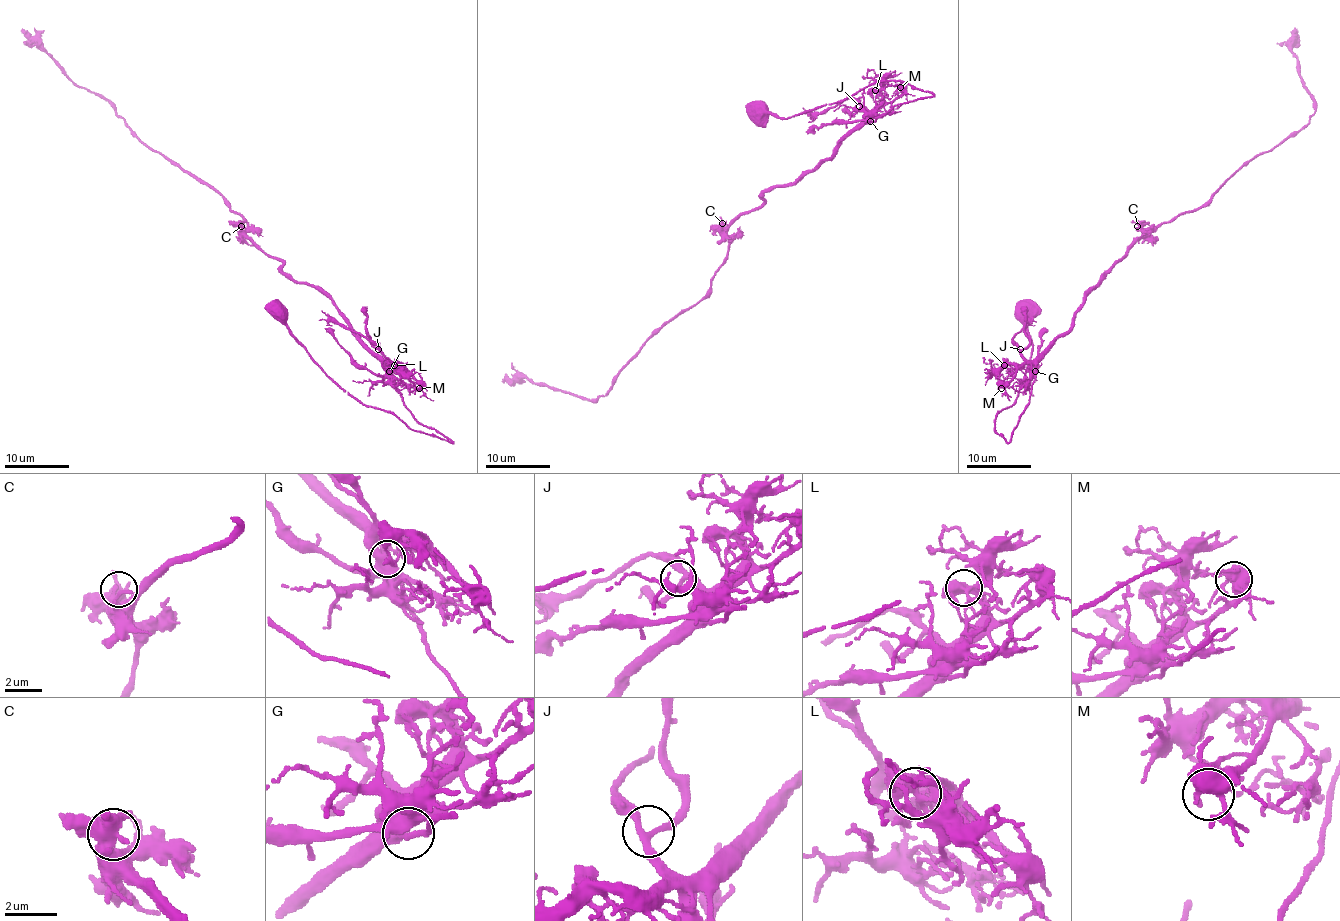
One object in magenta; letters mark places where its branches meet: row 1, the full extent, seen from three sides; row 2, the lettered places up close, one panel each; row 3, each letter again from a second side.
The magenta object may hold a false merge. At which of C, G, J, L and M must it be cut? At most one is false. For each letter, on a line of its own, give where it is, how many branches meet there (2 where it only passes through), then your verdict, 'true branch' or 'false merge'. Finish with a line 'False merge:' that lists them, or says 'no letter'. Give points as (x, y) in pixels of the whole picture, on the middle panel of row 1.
C: at (722, 223); 5 branches meet; true branch
G: at (870, 121); 5 branches meet; true branch
J: at (859, 106); 3 branches meet; true branch
L: at (875, 90); 5 branches meet; true branch
M: at (900, 87); 5 branches meet; true branch
False merge: no letter

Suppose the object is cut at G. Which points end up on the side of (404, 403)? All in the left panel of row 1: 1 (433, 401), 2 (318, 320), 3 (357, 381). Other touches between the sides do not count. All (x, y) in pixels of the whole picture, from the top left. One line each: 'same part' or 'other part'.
1: other part
2: other part
3: other part

